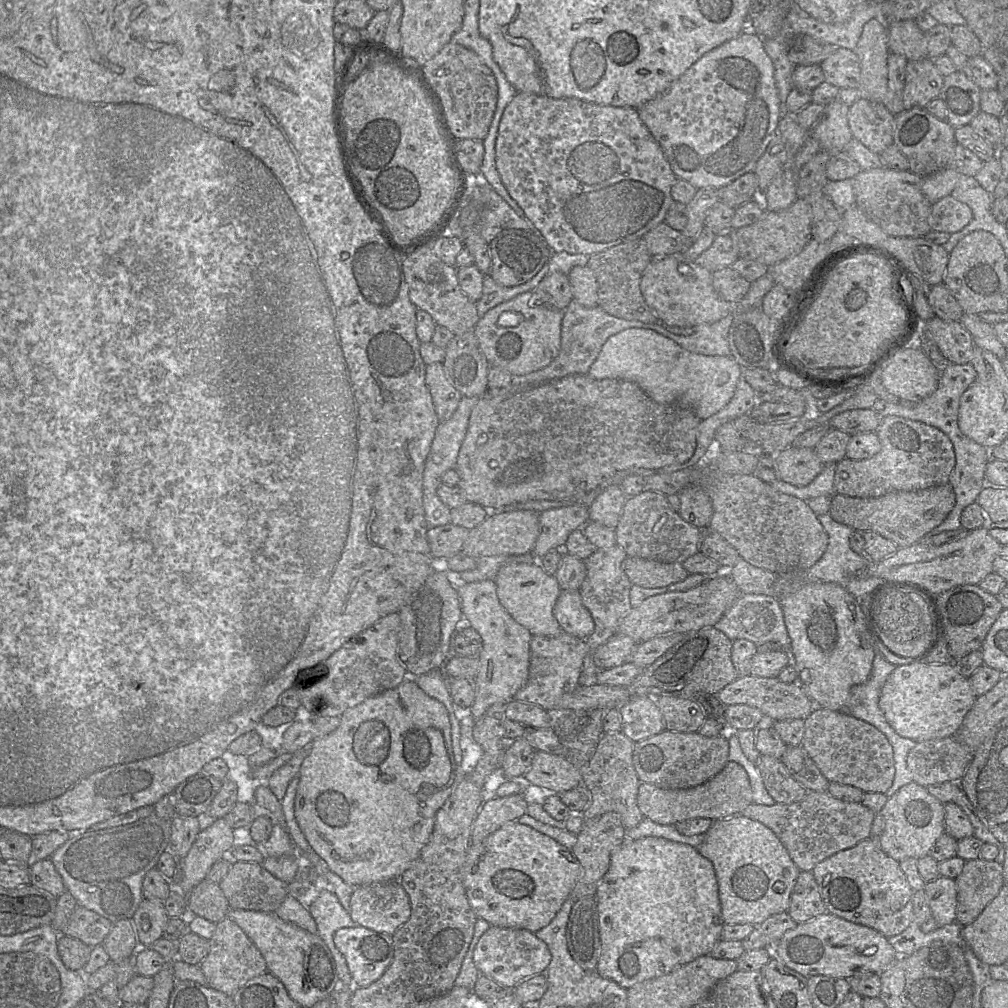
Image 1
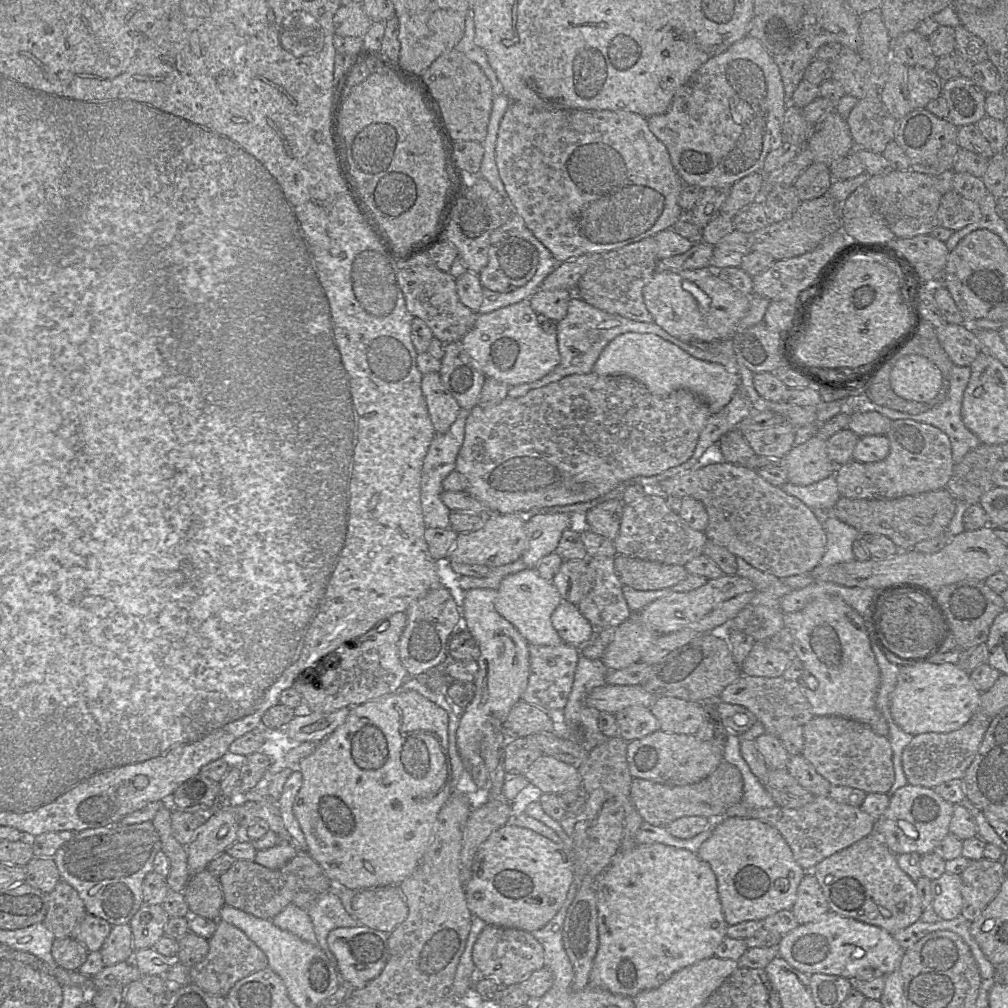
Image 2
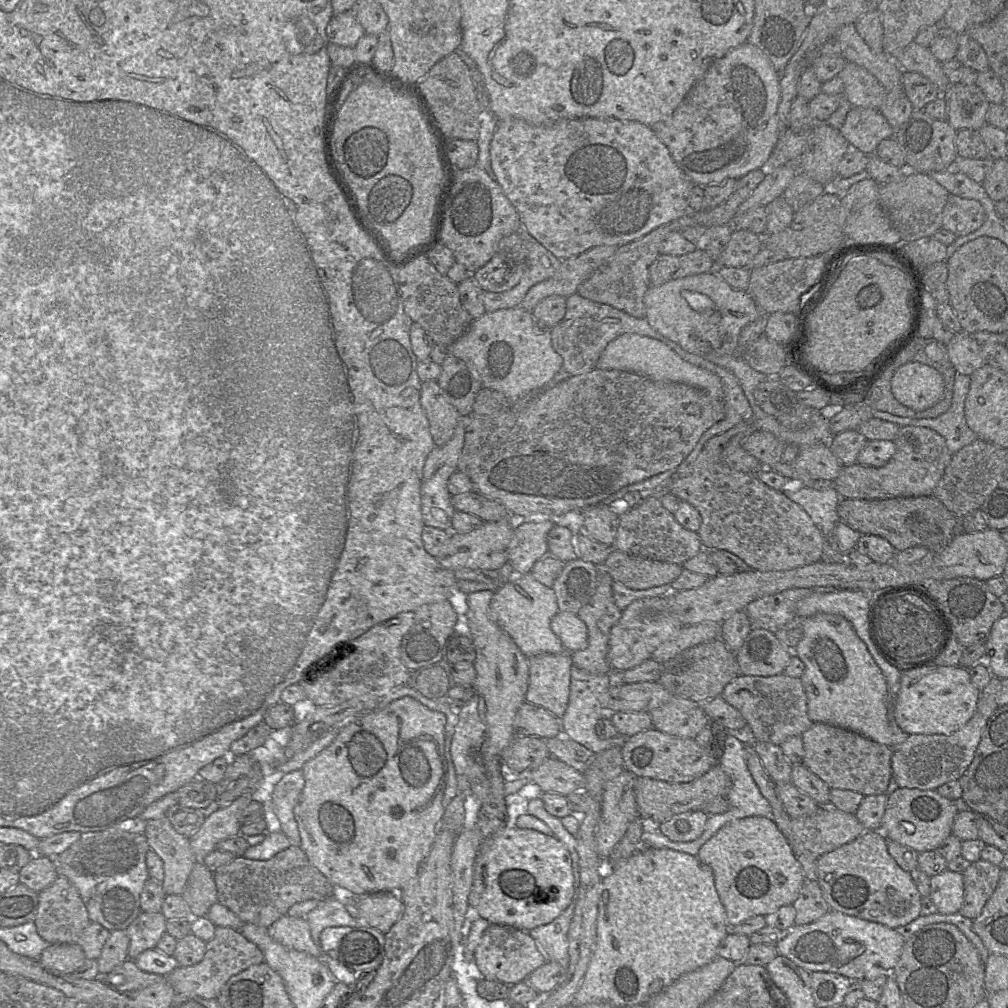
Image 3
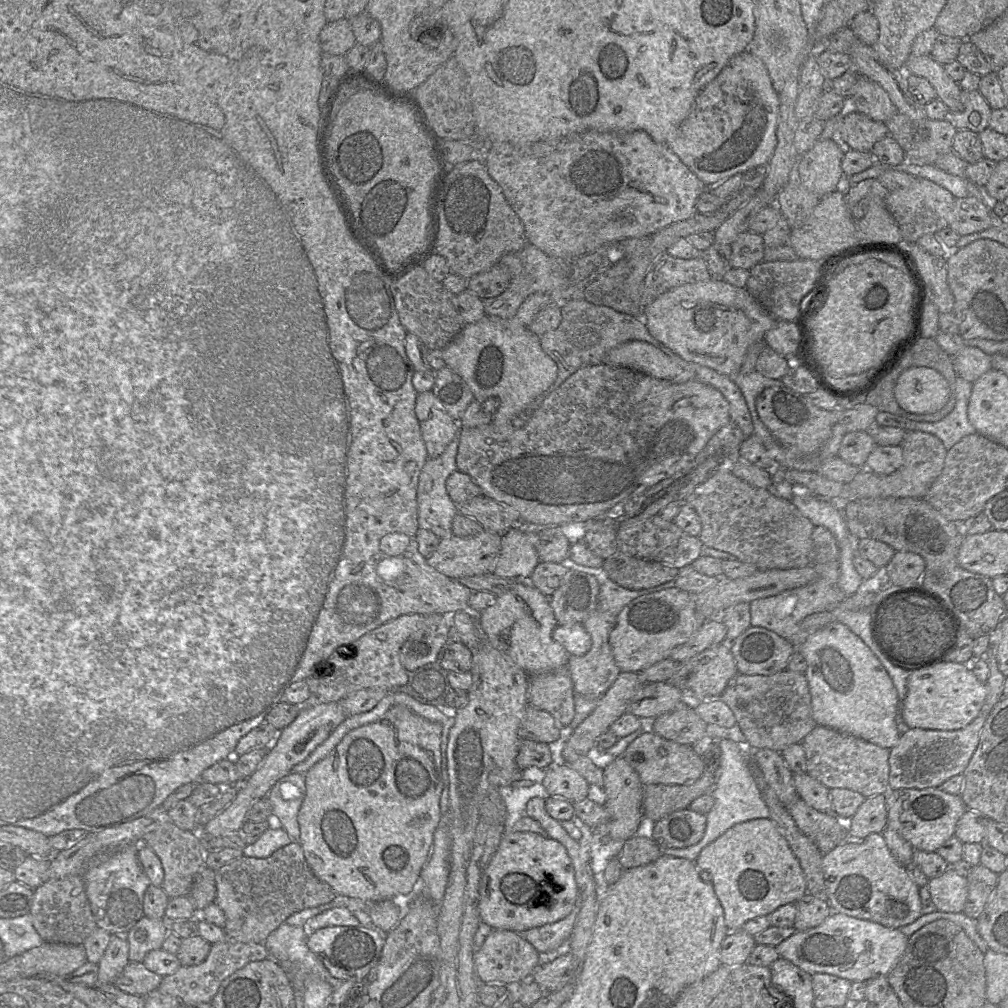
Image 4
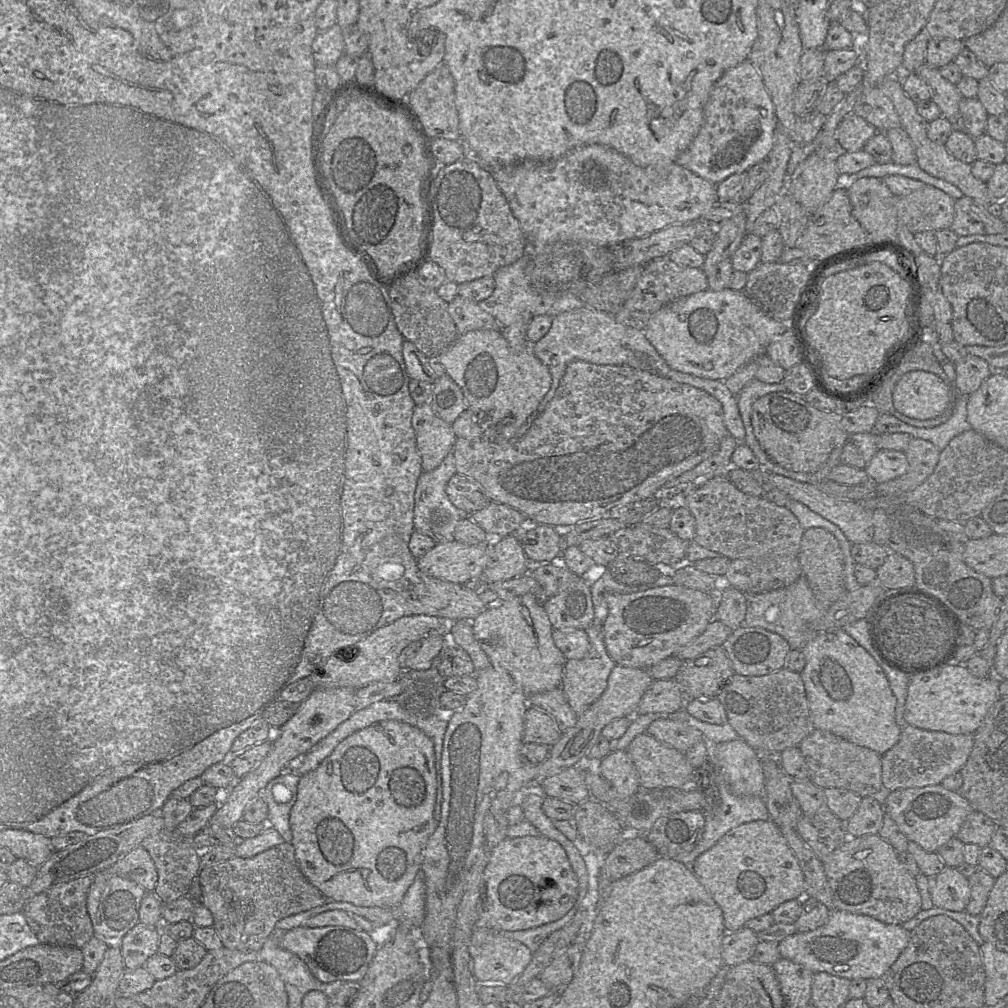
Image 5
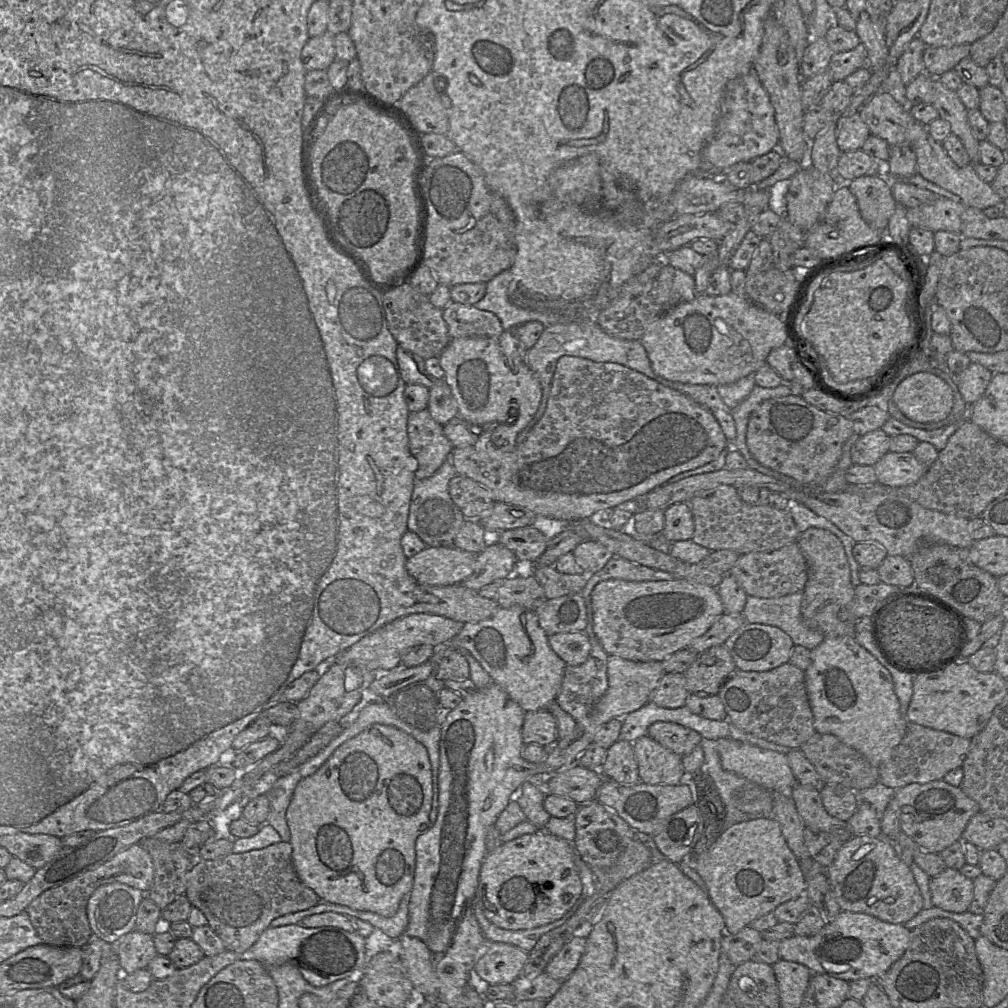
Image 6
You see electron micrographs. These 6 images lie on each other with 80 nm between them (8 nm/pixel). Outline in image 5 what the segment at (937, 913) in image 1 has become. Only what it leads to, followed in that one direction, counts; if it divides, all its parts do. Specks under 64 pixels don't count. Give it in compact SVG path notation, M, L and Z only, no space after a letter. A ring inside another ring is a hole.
M945 867L938 875L928 878L934 907L954 912L966 910L970 898L968 878L951 867Z

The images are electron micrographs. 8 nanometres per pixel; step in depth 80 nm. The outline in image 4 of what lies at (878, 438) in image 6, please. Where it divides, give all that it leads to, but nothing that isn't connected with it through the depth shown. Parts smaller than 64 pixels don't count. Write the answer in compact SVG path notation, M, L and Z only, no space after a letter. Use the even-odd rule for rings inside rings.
M868 431L848 432L842 438L838 457L848 464L865 468L866 460L876 446Z

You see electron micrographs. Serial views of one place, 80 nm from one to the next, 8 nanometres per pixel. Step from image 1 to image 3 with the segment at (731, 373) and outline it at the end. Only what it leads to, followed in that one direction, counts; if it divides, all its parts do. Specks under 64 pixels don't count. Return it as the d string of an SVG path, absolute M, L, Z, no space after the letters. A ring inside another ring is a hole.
M626 333L611 341L601 354L596 369L631 372L655 383L683 383L699 388L714 398L723 399L719 376L683 360L663 342L638 334Z

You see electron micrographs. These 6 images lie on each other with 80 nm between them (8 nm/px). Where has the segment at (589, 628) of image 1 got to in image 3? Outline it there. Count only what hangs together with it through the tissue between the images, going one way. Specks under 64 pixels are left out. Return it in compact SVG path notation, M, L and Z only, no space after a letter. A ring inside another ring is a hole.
M557 612L551 620L551 629L569 653L583 650L588 645L588 629L578 614Z

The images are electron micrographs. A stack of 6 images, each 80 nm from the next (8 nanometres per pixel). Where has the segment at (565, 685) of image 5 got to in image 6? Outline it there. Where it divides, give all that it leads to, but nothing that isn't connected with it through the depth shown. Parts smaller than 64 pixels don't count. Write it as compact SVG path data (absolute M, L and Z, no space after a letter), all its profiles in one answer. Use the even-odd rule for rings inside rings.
M592 639L587 660L577 666L565 665L561 688L555 702L577 723L584 721L608 688L609 655Z

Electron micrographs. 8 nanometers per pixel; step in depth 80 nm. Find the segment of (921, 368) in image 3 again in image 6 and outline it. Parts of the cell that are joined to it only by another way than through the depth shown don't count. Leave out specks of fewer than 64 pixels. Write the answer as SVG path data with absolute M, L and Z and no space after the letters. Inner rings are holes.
M920 372L901 381L894 391L893 402L903 415L915 422L938 422L950 414L953 393L941 378Z

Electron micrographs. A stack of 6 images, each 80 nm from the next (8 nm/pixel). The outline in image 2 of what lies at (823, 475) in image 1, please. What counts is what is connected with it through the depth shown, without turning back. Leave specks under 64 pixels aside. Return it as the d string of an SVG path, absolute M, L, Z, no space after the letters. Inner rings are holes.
M835 475L808 486L798 486L787 482L781 486L781 489L811 509L831 511L841 497Z

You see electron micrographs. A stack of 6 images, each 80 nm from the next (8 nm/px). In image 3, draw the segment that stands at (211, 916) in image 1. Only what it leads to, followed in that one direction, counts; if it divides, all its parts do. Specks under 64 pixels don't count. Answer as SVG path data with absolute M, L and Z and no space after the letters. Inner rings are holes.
M197 861L182 894L193 917L206 917L211 906L218 902L214 873L202 861Z

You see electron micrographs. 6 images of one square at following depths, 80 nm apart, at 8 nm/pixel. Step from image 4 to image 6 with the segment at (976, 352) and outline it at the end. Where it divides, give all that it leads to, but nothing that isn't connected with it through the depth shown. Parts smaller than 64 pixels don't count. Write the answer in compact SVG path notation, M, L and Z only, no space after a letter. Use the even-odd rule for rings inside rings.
M970 362L969 366L955 377L958 390L968 406L983 396L992 376L993 373L984 366Z

